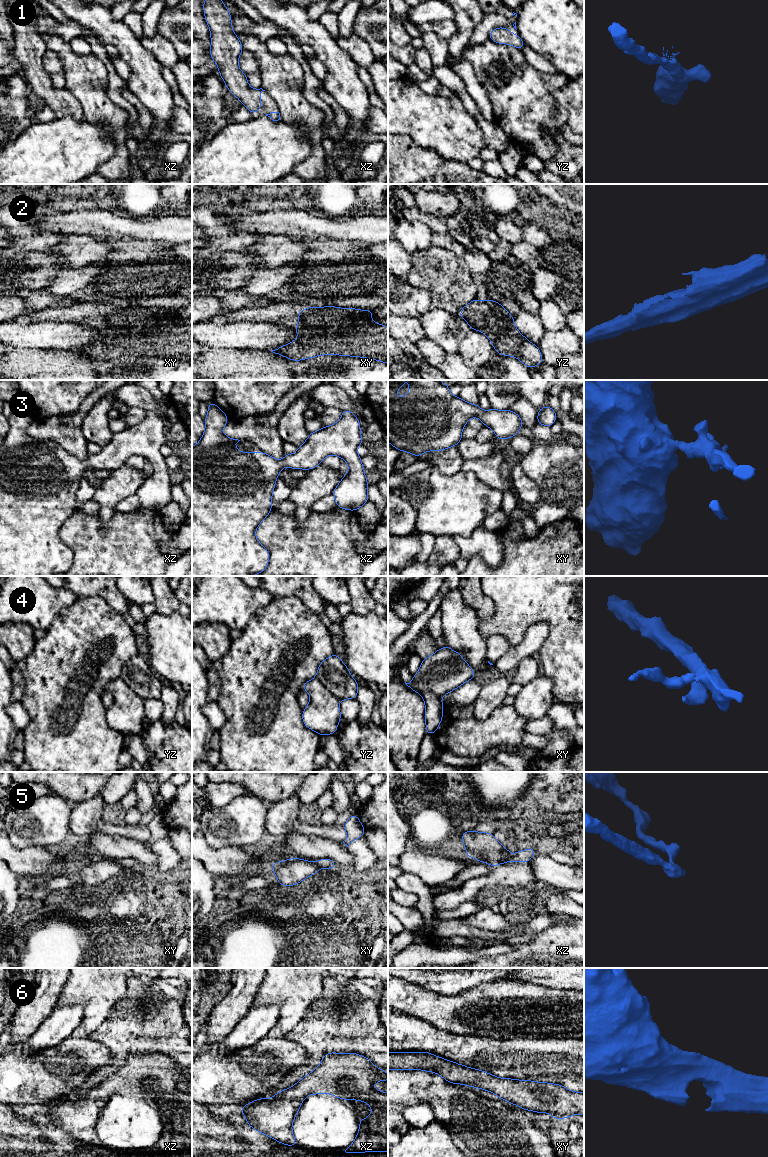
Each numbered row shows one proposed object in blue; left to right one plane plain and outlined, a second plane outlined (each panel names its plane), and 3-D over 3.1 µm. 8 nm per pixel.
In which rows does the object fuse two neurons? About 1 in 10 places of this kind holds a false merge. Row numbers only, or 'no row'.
5

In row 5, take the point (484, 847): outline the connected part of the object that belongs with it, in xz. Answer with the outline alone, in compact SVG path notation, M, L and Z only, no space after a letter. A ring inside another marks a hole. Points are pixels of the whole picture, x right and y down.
M466 831L461 835L465 845L466 856L494 867L499 864L515 861L505 846L501 845L492 833Z

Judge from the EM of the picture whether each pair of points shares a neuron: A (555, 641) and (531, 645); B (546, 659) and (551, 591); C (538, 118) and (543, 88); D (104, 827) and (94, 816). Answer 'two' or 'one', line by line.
A: two
B: one
C: one
D: two

